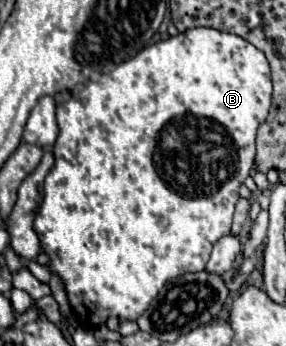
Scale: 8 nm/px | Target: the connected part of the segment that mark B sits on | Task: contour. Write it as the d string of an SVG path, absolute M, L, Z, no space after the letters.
M190 28L182 34L170 36L152 44L150 48L140 50L134 58L122 62L114 72L102 74L96 82L86 82L78 92L72 94L68 102L56 104L56 120L62 128L52 148L56 162L44 180L44 198L34 220L34 230L40 238L42 250L50 256L50 268L64 280L68 300L82 326L88 324L96 328L108 320L108 314L116 314L120 320L136 320L168 280L174 280L184 272L198 272L206 268L212 246L218 238L230 232L234 206L240 198L238 188L254 164L256 130L266 120L270 98L270 68L266 56L258 48L236 34L220 32L214 28Z

